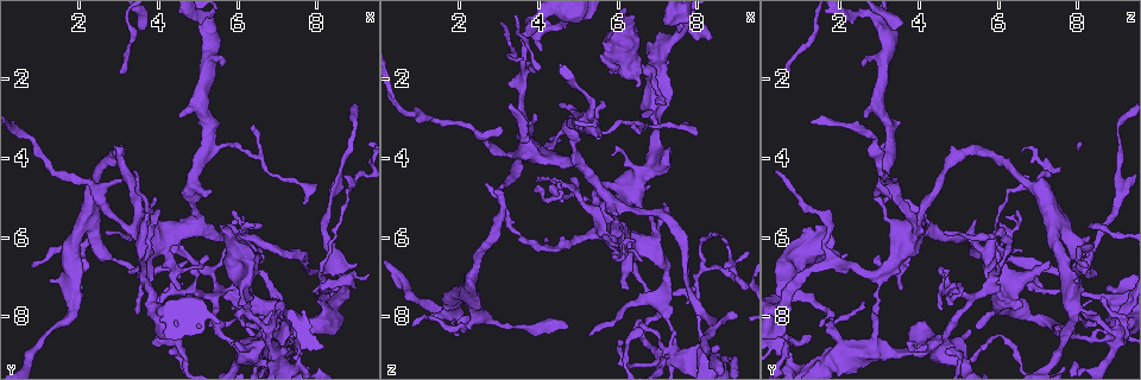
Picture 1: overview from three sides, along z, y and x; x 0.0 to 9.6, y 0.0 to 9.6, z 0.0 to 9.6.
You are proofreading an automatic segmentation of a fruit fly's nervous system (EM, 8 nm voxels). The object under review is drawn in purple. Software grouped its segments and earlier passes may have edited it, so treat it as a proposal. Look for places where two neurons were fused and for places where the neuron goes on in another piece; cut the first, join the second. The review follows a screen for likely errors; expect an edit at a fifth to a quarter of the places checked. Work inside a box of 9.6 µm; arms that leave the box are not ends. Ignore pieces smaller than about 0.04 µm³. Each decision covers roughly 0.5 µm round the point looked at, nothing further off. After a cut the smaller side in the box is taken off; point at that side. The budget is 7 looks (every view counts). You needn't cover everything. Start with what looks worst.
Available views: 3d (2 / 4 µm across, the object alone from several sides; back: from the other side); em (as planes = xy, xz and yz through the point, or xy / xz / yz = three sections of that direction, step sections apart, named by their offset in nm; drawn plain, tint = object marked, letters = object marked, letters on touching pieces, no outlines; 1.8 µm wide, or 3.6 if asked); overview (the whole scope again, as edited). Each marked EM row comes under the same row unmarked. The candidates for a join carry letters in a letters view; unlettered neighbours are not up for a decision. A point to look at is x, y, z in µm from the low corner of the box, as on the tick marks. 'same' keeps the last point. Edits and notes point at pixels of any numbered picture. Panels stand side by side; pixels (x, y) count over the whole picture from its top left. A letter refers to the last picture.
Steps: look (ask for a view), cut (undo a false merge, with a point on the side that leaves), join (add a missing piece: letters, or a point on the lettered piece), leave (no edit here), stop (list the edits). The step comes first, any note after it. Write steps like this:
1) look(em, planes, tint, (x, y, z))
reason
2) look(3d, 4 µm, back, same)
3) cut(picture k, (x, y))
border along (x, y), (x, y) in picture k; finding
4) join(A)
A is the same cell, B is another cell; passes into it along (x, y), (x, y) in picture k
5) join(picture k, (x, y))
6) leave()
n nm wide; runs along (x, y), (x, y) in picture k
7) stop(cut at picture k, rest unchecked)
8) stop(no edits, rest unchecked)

look(em, planes, letters, (7.45, 8.45, 9.00))

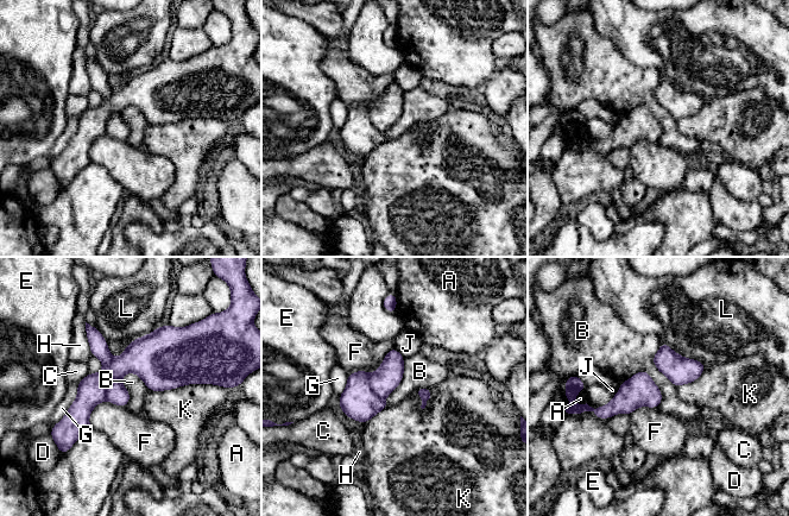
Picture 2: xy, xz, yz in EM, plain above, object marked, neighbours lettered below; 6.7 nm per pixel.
cut(picture 2, (358, 401))
A, B, C, D, E, F, G, H, J, K and L are other cells; border along (368, 376), (371, 389), (384, 400) in picture 2; two neurons meet here

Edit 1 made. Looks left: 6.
look(em, planes, tint, (5.85, 6.05, 5.25))
branch point

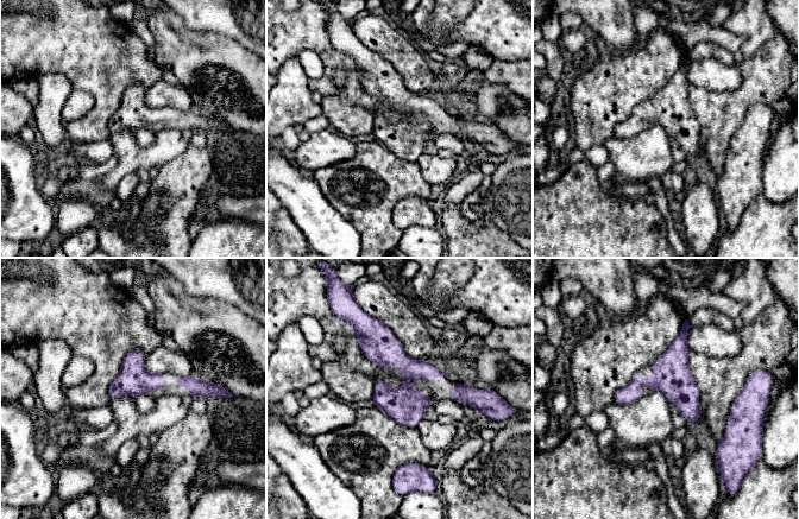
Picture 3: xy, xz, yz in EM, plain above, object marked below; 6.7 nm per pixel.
look(em, planes, letters, same)
what lies round it

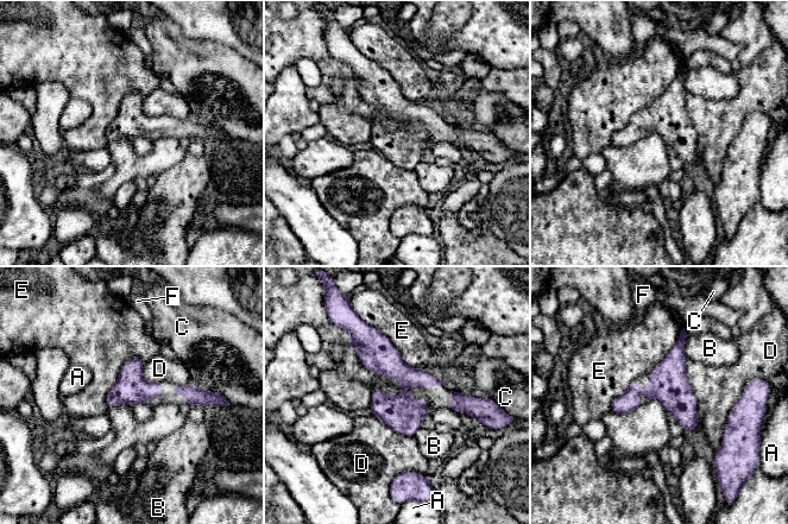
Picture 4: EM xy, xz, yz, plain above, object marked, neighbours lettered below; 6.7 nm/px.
leave()
220 nm wide; A, B, C, D, E and F are other cells; border along (139, 358), (123, 365), (106, 405) in picture 4; continuous, no second neuron

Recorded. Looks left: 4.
look(3d, 4 µm, (4.80, 6.60, 8.25))
thin end

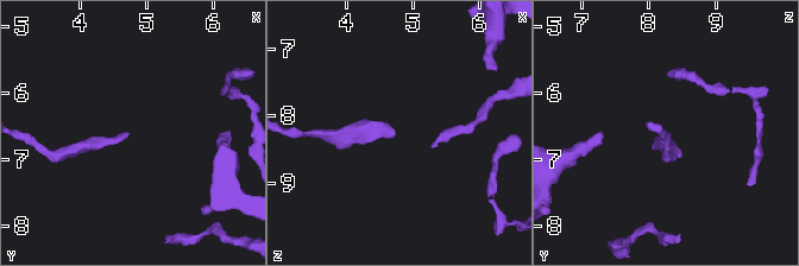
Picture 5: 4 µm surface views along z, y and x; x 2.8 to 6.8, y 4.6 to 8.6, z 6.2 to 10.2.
look(em, planes, letters, (4.75, 6.60, 8.25))

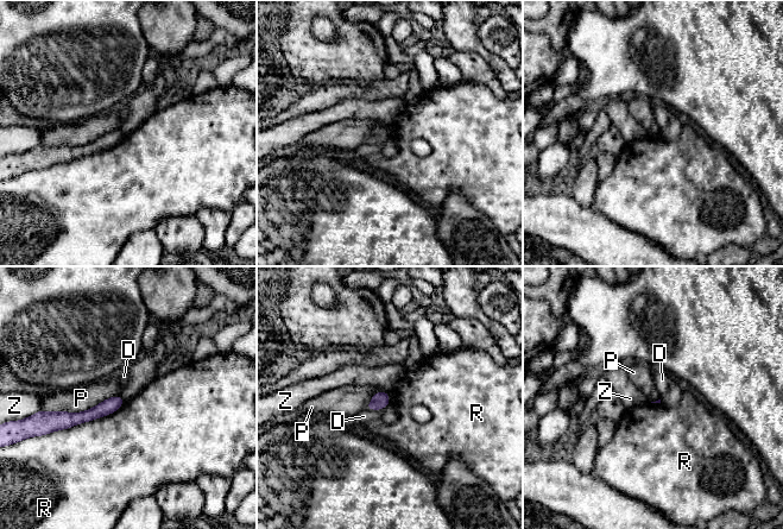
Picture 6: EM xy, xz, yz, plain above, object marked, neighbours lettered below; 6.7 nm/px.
leave()
D, P, R and Z are other cells; border along (125, 402), (109, 414), (49, 434) in picture 6; none of them fits

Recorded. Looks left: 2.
stop(cut at picture 2, rest unchecked)

